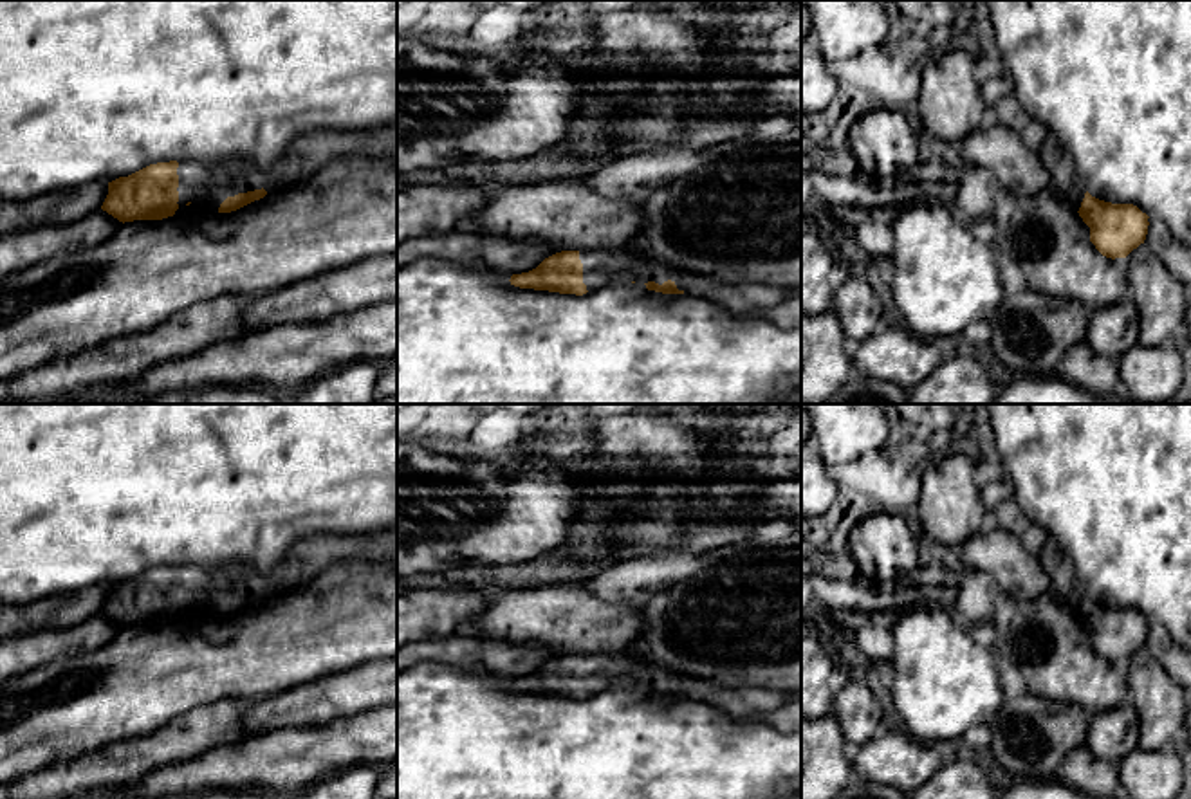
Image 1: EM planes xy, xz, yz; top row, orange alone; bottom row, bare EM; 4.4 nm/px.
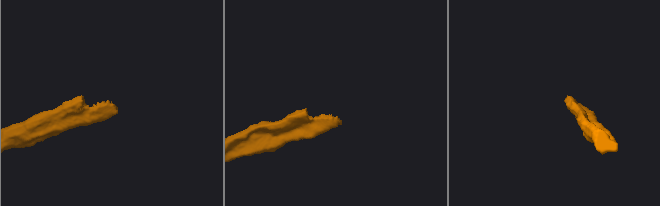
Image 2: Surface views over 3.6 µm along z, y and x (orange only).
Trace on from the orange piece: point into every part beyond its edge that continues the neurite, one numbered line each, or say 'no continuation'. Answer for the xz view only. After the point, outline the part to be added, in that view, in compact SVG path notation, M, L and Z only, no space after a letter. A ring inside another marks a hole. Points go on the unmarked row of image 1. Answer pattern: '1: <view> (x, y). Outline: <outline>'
1: xz (600, 671). Outline: M624 653L583 655L579 657L579 664L583 667L583 687L588 696L608 687L655 685L662 689L671 684L686 700L715 705L734 718L776 711L785 703L801 700L801 694L771 691L767 687L724 687L711 680L686 676L660 664L644 662Z

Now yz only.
1: yz (1060, 569). Outline: M1047 536L1038 556L1043 570L1050 579L1050 590L1079 615L1086 597L1085 586L1079 583L1074 561L1063 552L1054 537Z

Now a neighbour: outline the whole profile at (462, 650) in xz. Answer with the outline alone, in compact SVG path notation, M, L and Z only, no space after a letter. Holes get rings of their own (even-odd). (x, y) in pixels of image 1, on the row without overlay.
M458 631L440 640L420 640L397 647L397 671L420 662L435 662L462 669L484 667L494 684L536 673L558 655L538 644L511 644L498 638L482 638L475 633Z

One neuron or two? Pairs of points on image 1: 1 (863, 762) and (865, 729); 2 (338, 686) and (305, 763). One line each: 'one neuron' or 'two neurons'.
1: two neurons
2: two neurons

